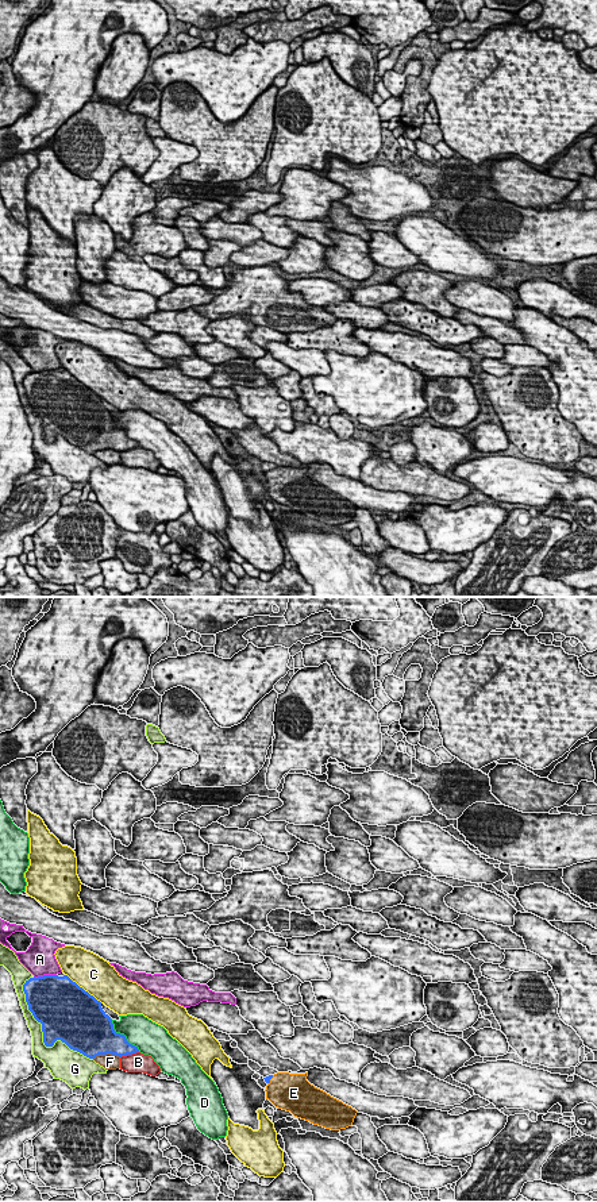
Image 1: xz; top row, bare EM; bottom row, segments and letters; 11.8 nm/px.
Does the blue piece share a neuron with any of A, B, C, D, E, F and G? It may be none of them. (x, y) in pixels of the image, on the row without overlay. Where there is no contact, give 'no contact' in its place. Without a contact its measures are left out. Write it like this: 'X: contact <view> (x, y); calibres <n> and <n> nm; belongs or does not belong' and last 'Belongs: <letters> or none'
A: contact xz (45, 370); calibres 500 and 380 nm; does not belong
B: contact xz (128, 449); calibres 260 and 240 nm; does not belong
C: contact xz (83, 384); calibres 500 and 440 nm; does not belong
D: contact xz (122, 430); calibres 380 and 360 nm; does not belong
E: contact xz (270, 473); calibres 60 and 440 nm; belongs
F: contact xz (106, 449); calibres 460 and 190 nm; does not belong
G: contact xz (43, 431); calibres 420 and 220 nm; does not belong
Belongs: E

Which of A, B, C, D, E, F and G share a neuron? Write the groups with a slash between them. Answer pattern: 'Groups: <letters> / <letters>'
Groups: A / B / C / D / E / F / G

